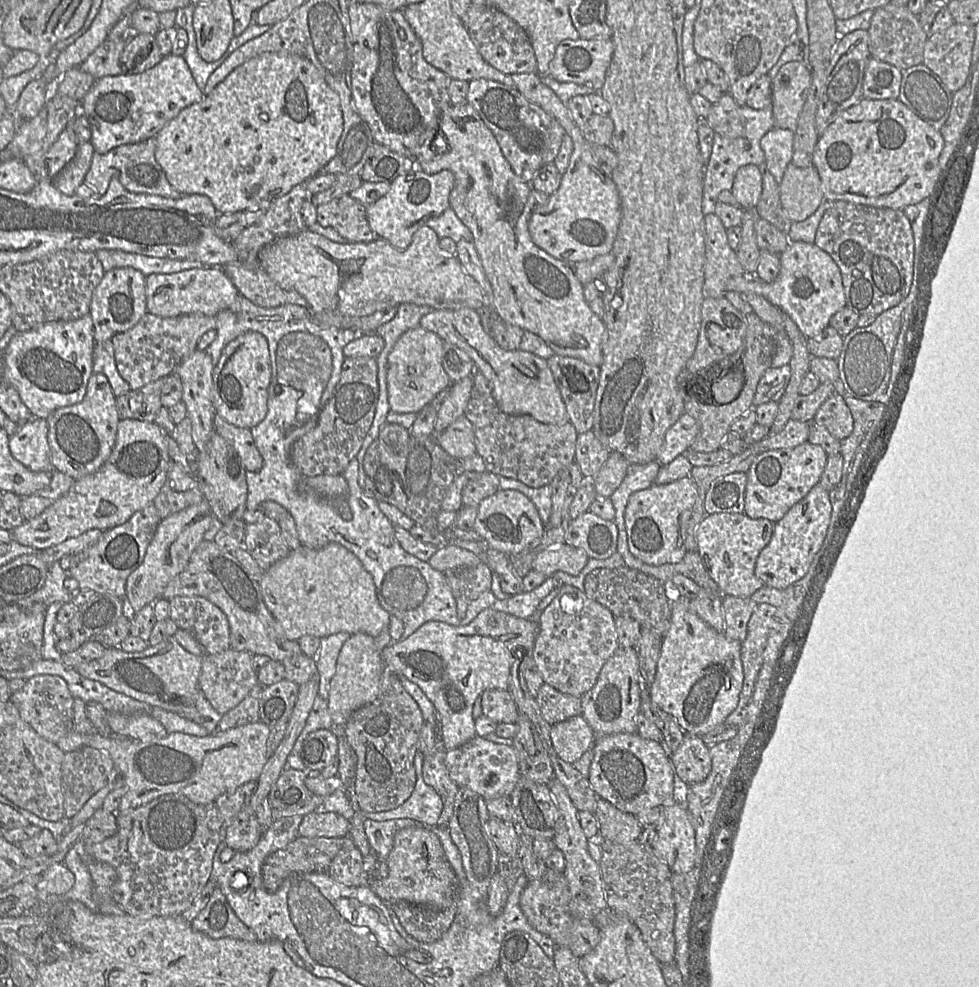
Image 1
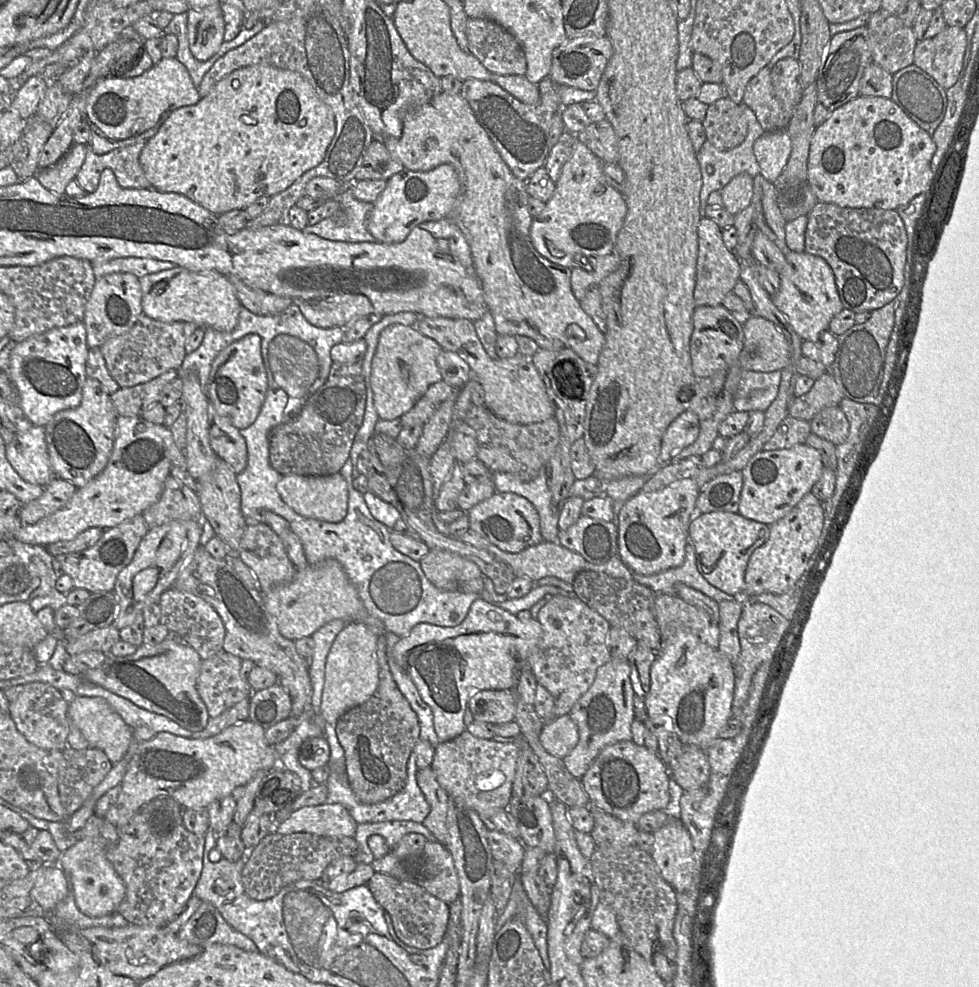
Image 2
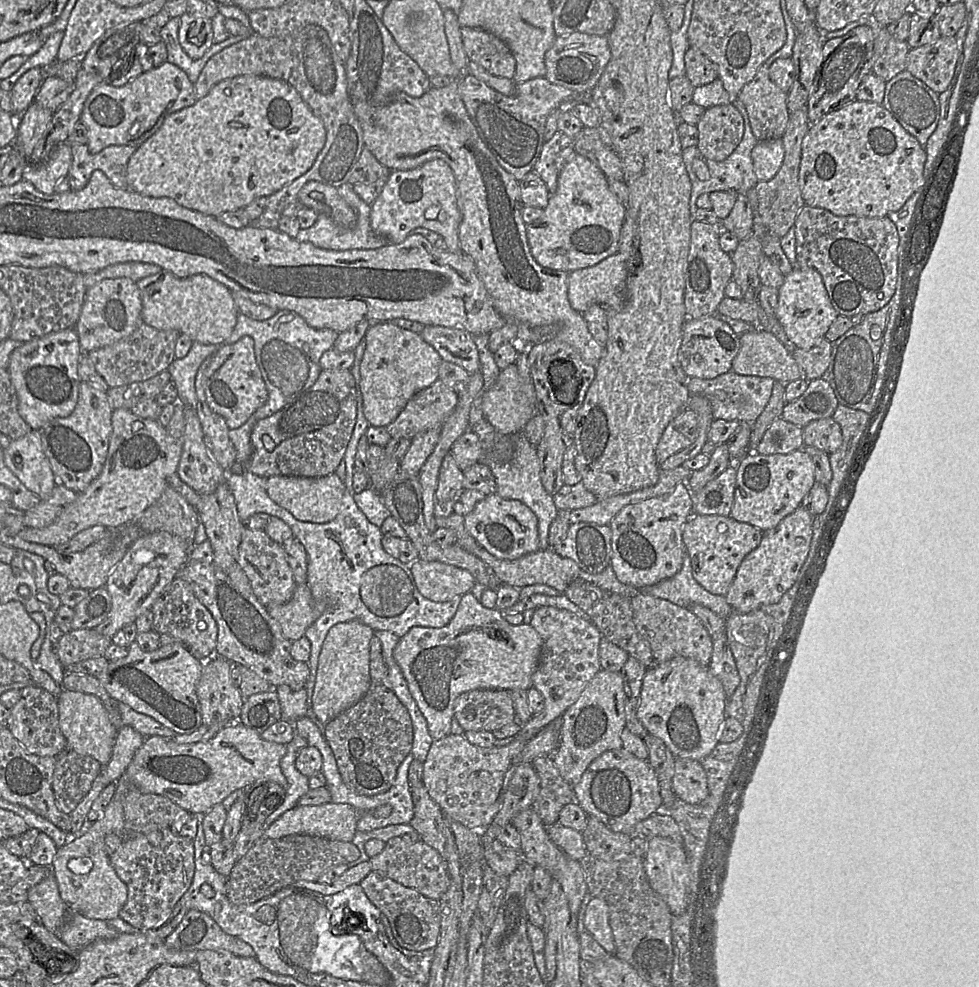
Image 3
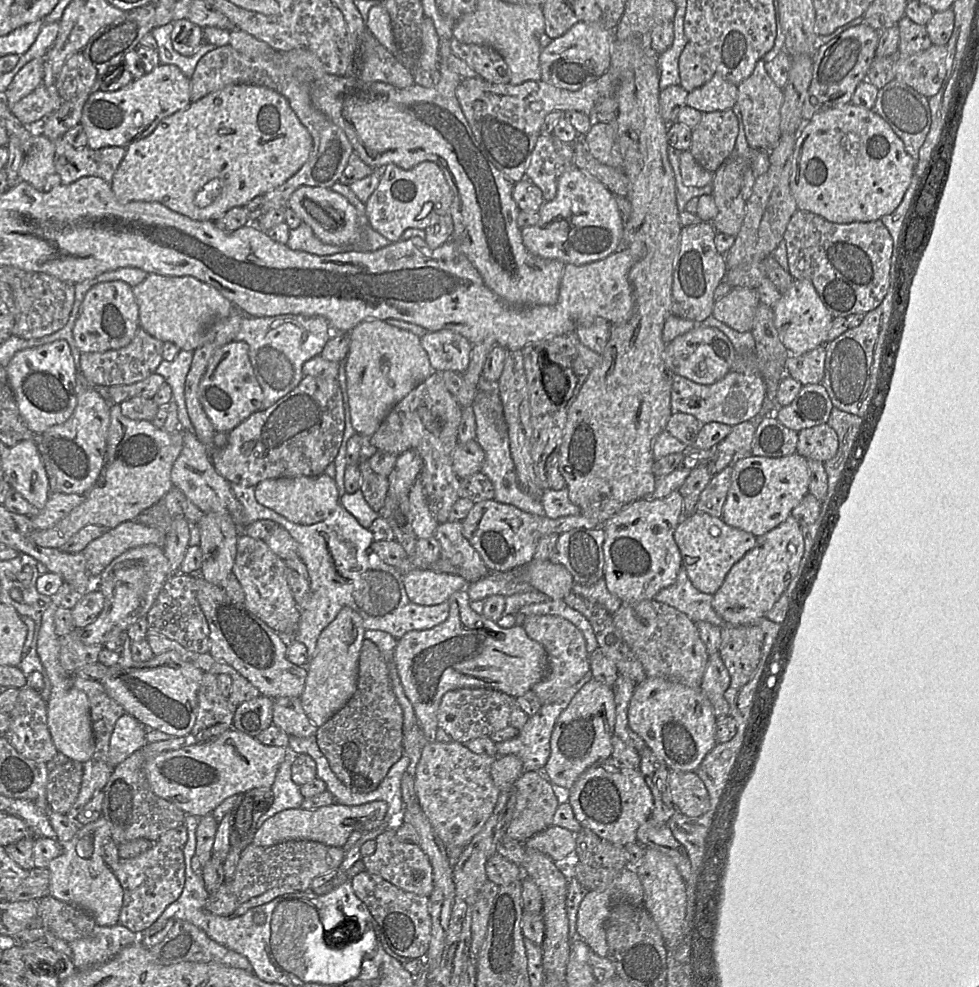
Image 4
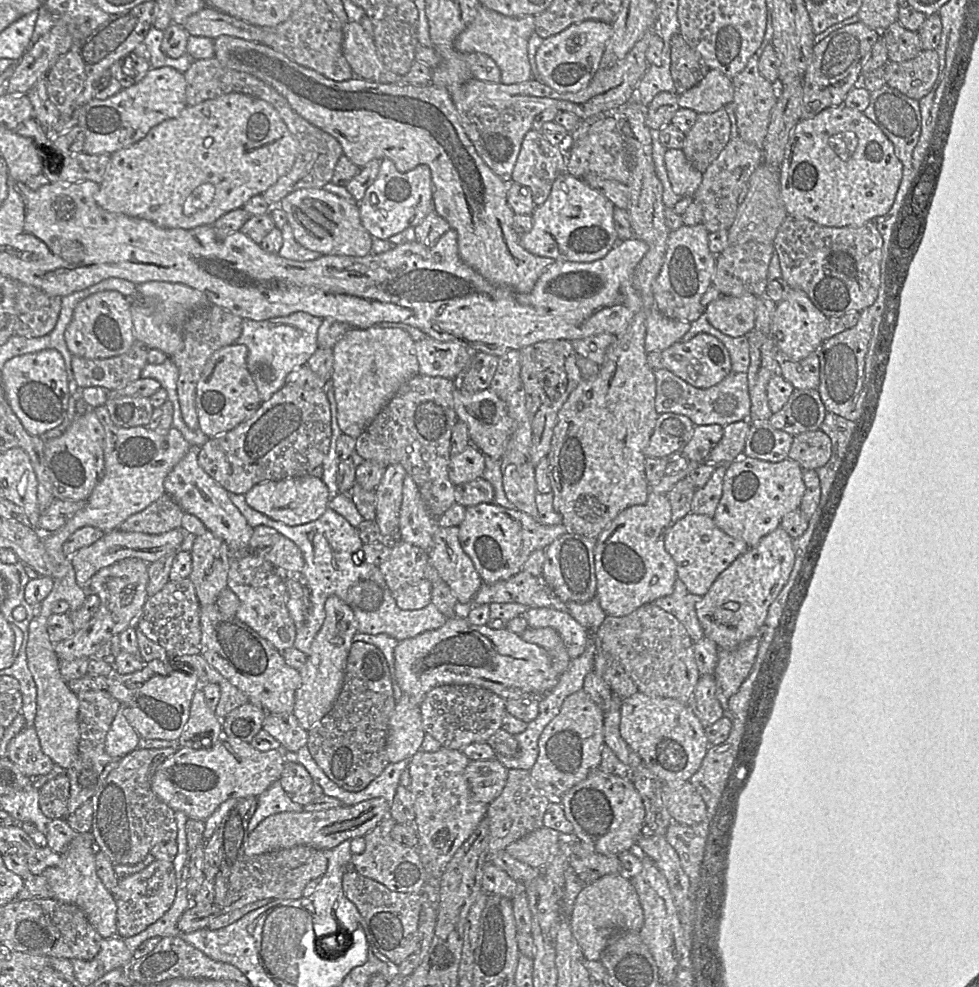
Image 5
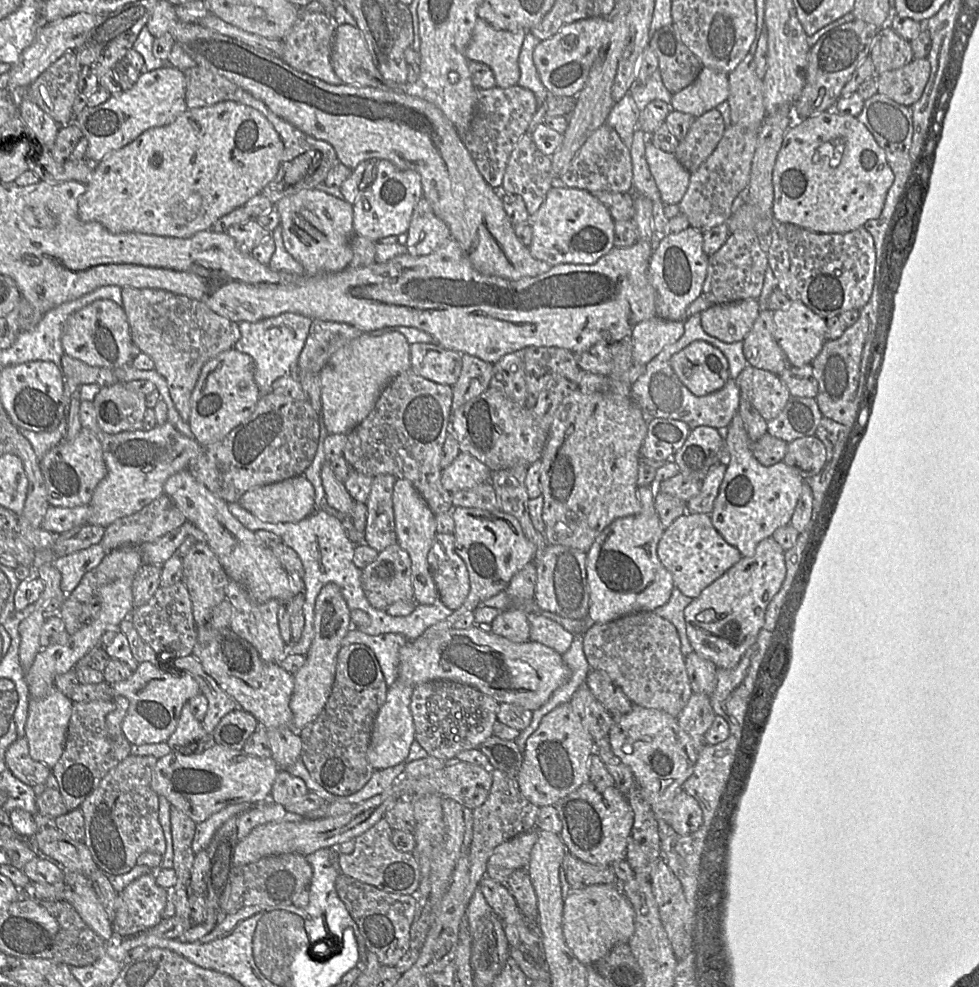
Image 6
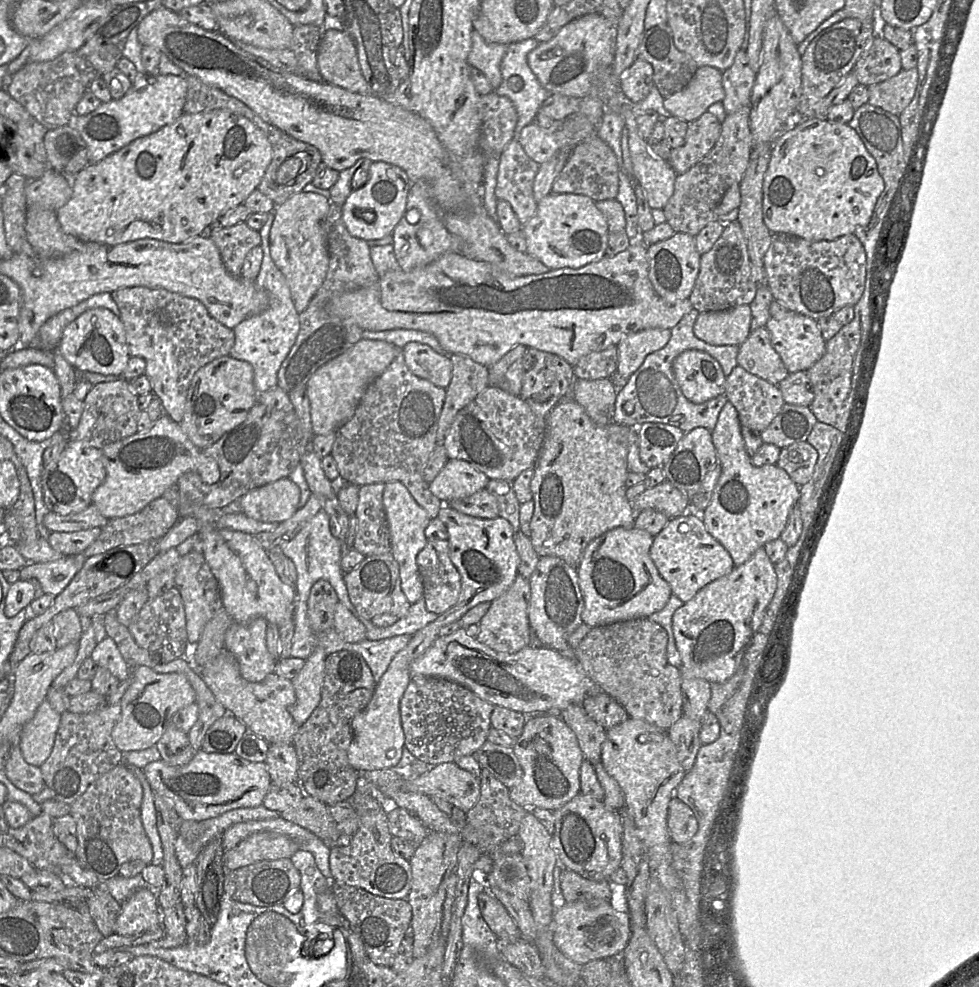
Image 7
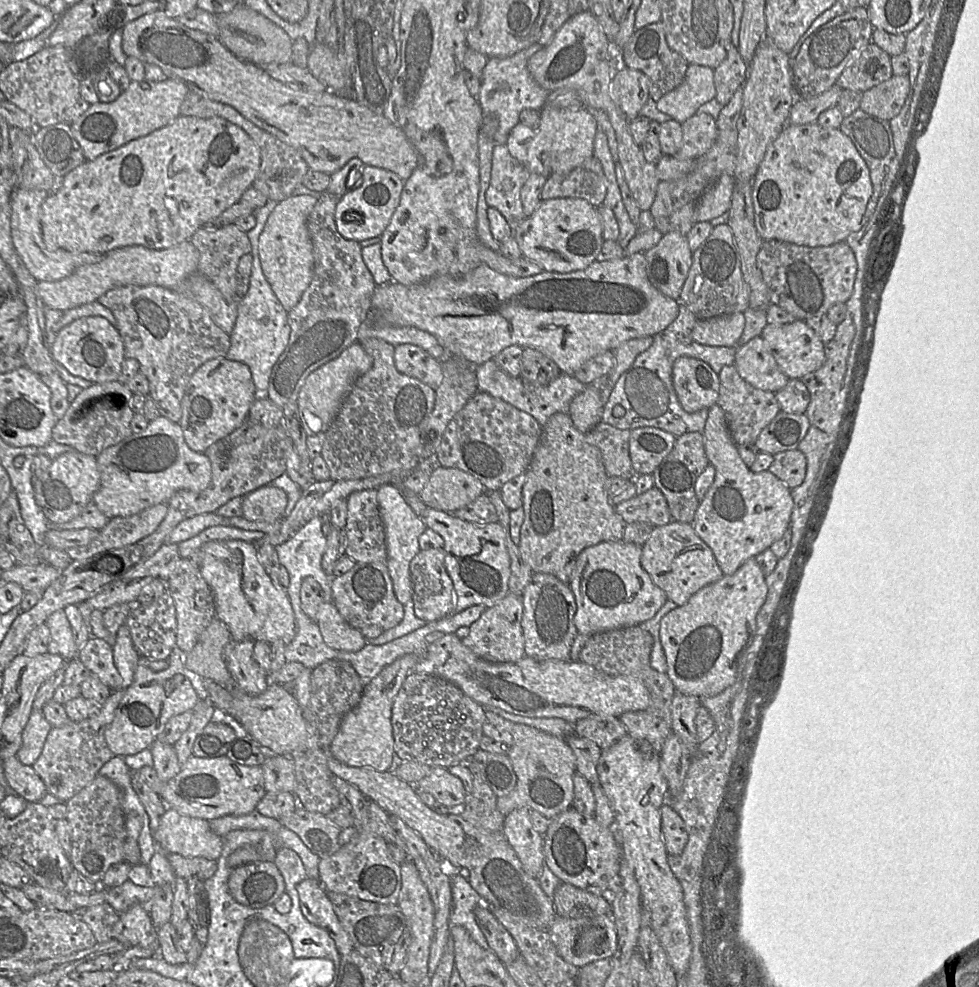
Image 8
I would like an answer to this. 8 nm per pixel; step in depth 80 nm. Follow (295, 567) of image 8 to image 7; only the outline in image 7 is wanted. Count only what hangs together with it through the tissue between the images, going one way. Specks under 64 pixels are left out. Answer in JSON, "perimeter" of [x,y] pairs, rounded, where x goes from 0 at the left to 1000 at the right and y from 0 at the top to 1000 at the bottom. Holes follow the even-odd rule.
{"perimeter":[[[330,518],[324,519],[317,527],[303,539],[303,541],[296,546],[295,548],[287,551],[285,553],[287,558],[290,560],[291,563],[293,563],[295,566],[297,566],[302,574],[303,579],[303,586],[300,593],[301,596],[301,616],[304,617],[303,614],[303,602],[306,603],[306,611],[312,610],[314,612],[314,607],[316,605],[316,601],[318,598],[318,595],[322,590],[325,588],[332,588],[338,592],[340,597],[342,598],[346,611],[349,611],[354,617],[362,620],[361,614],[356,608],[354,596],[351,590],[351,580],[348,578],[347,574],[347,567],[350,563],[351,559],[353,557],[358,557],[359,554],[355,556],[352,555],[351,551],[343,546],[337,539],[337,533],[336,533],[336,524],[335,522]]]}

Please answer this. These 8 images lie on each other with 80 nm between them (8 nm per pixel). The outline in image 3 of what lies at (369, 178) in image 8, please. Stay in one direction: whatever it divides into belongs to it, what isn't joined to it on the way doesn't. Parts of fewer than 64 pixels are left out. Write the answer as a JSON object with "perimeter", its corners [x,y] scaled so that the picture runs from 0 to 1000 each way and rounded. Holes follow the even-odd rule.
{"perimeter":[[[443,161],[420,172],[401,172],[390,194],[379,207],[378,228],[381,235],[396,247],[408,247],[426,230],[447,236],[457,247],[457,253],[470,253],[466,183],[460,168]]]}

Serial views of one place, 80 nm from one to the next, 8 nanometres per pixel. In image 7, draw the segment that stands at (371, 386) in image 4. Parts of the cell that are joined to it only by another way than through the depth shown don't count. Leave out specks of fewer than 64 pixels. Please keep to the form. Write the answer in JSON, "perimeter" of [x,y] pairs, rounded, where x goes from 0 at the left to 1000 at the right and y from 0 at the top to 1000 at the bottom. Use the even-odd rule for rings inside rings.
{"perimeter":[[[369,343],[350,359],[328,371],[312,391],[317,409],[318,438],[321,442],[343,438],[363,418],[375,392],[387,382],[407,361],[410,354],[402,349],[389,344]]]}

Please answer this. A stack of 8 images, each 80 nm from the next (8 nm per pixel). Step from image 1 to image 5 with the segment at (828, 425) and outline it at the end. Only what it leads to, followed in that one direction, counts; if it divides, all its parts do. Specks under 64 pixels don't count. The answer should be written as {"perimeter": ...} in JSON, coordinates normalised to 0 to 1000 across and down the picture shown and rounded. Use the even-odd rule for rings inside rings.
{"perimeter":[[[839,435],[811,442],[805,463],[814,467],[820,476],[834,476],[848,465],[850,448]]]}

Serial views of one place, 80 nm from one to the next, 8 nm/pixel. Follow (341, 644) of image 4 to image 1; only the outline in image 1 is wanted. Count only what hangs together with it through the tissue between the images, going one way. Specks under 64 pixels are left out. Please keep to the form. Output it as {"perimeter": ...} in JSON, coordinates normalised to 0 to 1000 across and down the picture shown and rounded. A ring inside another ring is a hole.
{"perimeter":[[[369,640],[358,643],[347,659],[335,698],[335,719],[342,735],[351,735],[363,719],[384,707],[392,675],[382,645]]]}

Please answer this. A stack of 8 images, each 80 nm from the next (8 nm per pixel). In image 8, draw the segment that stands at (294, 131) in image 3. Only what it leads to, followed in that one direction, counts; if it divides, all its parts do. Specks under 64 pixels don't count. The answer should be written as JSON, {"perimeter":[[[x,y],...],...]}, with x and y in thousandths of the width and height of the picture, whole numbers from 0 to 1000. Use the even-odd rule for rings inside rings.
{"perimeter":[[[183,118],[173,127],[68,175],[42,208],[45,245],[50,252],[96,257],[139,248],[157,253],[177,250],[243,206],[248,195],[258,188],[265,170],[265,151],[245,129],[227,120]]]}

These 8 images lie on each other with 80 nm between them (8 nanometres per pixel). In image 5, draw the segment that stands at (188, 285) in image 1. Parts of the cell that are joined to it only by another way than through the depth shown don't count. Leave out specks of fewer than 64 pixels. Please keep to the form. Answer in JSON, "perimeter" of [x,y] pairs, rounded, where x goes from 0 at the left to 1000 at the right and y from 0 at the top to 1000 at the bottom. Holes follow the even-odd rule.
{"perimeter":[[[151,285],[140,289],[138,296],[133,300],[133,308],[138,344],[147,348],[151,354],[164,355],[172,362],[187,353],[187,331],[194,319],[198,315],[215,309],[210,299],[203,294],[186,287],[166,285]]]}

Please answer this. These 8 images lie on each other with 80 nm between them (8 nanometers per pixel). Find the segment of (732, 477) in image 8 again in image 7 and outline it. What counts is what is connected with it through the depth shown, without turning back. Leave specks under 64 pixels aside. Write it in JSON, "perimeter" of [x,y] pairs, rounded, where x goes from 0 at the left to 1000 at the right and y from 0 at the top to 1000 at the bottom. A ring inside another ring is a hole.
{"perimeter":[[[746,407],[734,418],[727,436],[727,447],[736,481],[717,526],[721,537],[744,558],[754,574],[773,556],[797,544],[809,516],[814,513],[817,493],[793,470],[777,473],[768,470],[761,456],[753,415]]]}

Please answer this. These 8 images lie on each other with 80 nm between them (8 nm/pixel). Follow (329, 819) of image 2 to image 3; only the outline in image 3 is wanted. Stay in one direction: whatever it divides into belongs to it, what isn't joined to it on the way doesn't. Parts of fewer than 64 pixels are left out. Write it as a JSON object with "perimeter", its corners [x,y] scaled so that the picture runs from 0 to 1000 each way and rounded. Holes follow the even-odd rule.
{"perimeter":[[[333,814],[320,817],[301,817],[289,824],[270,841],[269,847],[283,850],[295,846],[317,846],[337,851],[359,853],[364,844],[365,833],[372,825],[352,814]]]}

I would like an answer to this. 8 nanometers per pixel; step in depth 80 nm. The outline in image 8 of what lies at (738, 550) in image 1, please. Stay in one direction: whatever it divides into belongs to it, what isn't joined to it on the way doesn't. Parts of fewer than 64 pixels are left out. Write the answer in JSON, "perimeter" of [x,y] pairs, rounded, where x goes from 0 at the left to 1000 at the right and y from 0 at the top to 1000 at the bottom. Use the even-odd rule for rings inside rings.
{"perimeter":[[[684,528],[668,534],[656,552],[654,569],[668,592],[692,614],[701,612],[715,597],[740,584],[726,555],[712,542],[707,530]]]}

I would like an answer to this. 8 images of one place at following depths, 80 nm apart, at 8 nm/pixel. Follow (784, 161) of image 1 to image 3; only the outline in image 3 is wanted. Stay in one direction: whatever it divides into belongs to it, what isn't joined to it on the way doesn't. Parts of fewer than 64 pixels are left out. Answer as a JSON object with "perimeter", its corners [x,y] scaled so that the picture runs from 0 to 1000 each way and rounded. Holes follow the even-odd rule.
{"perimeter":[[[799,140],[774,143],[767,158],[773,181],[787,182],[796,173],[801,162],[802,151]]]}

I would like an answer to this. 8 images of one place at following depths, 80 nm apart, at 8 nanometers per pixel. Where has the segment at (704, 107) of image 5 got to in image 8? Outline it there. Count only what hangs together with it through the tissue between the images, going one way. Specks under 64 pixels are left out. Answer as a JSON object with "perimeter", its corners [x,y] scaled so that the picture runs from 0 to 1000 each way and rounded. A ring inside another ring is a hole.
{"perimeter":[[[704,65],[698,83],[671,102],[671,110],[694,125],[711,116],[719,104],[730,100],[729,70]]]}

